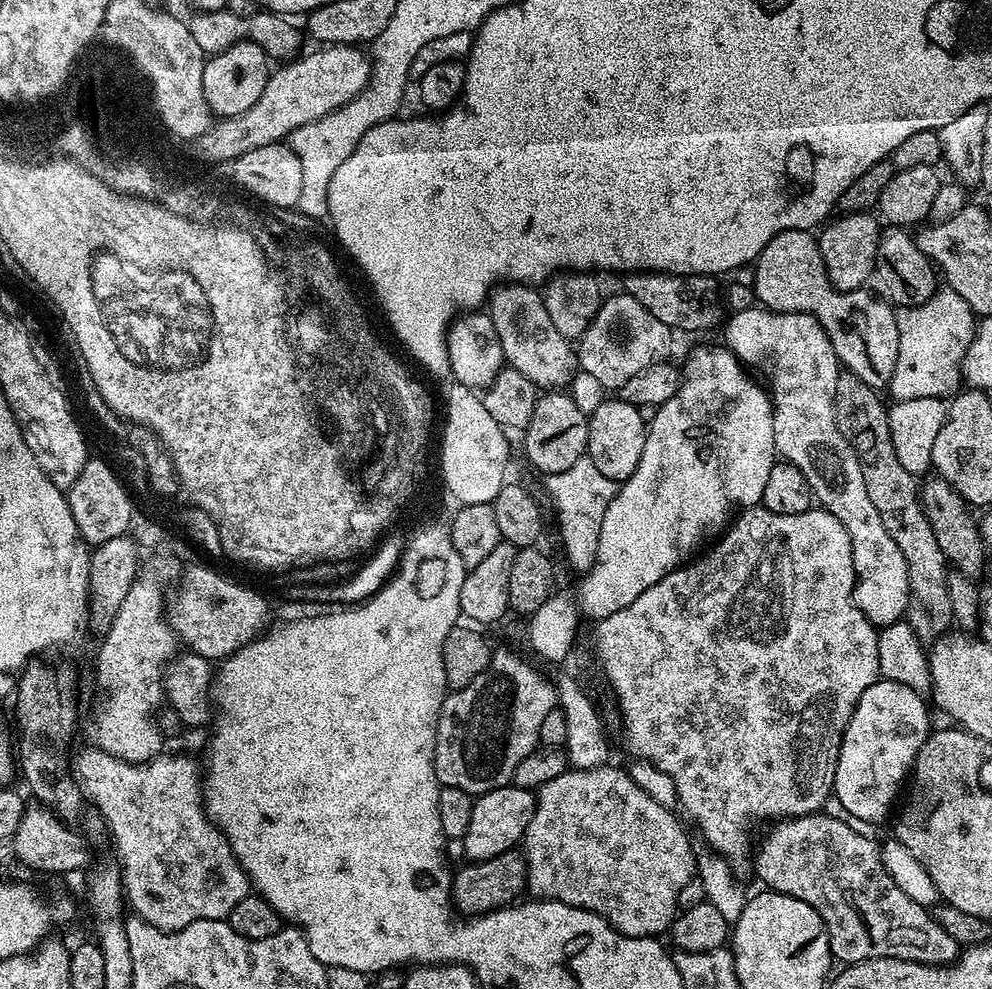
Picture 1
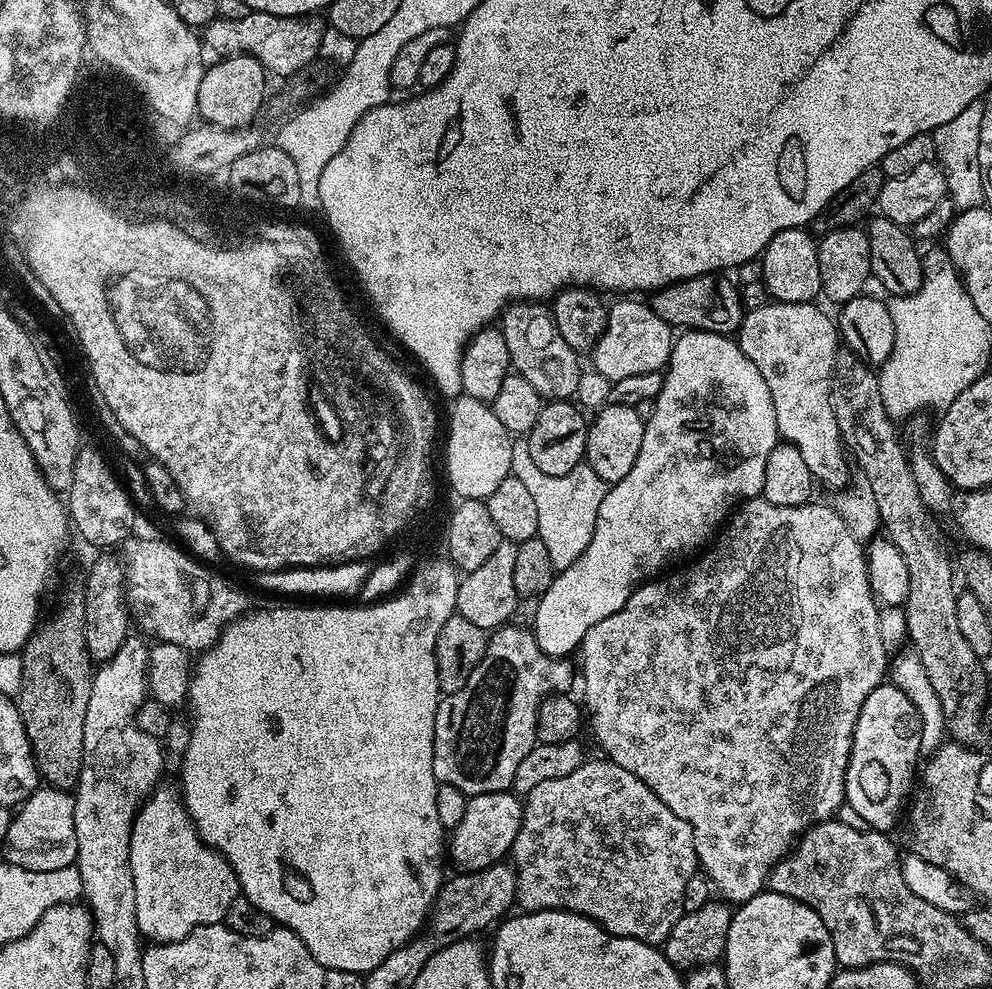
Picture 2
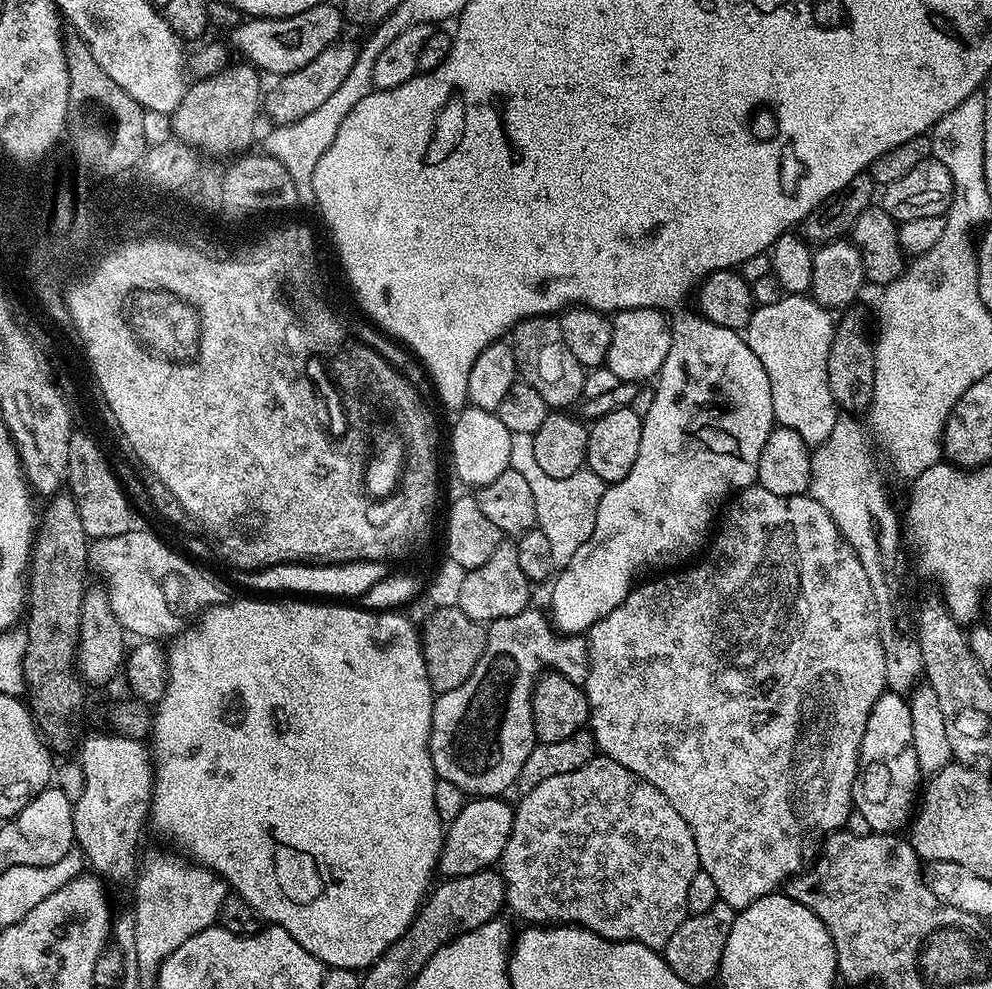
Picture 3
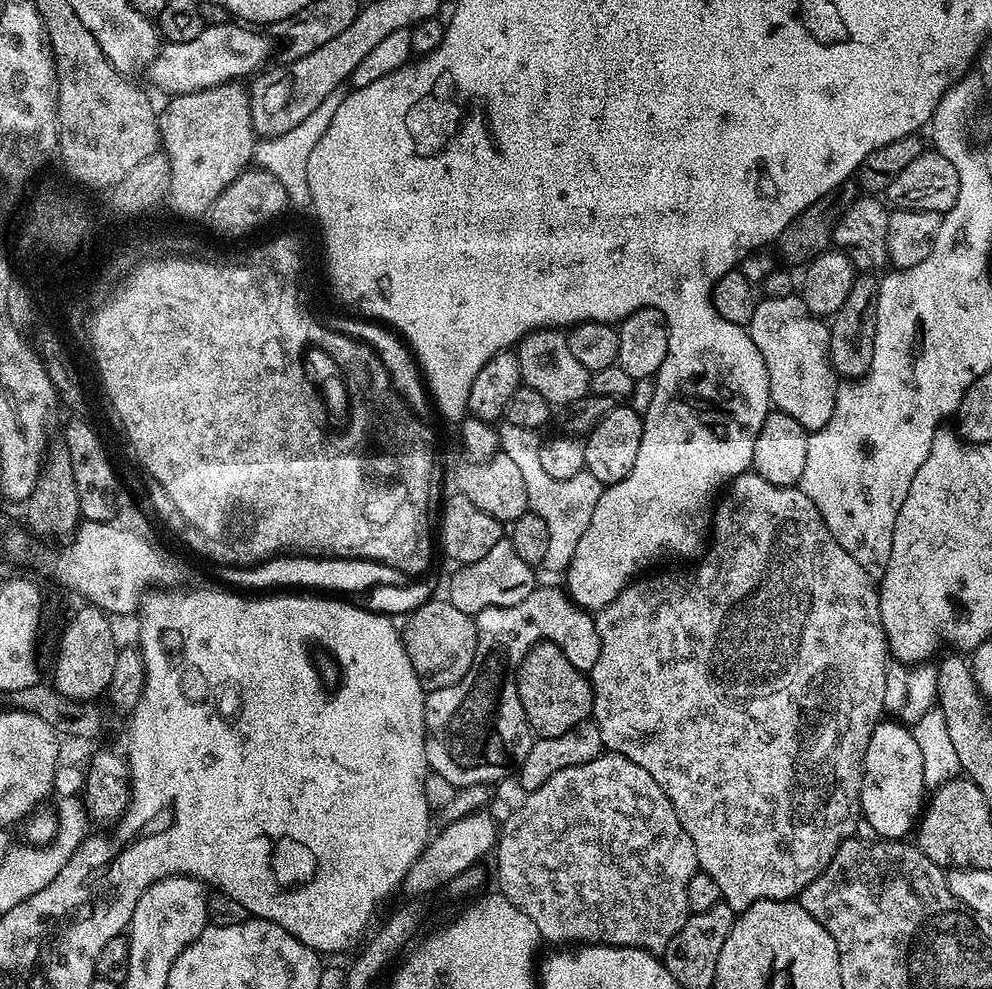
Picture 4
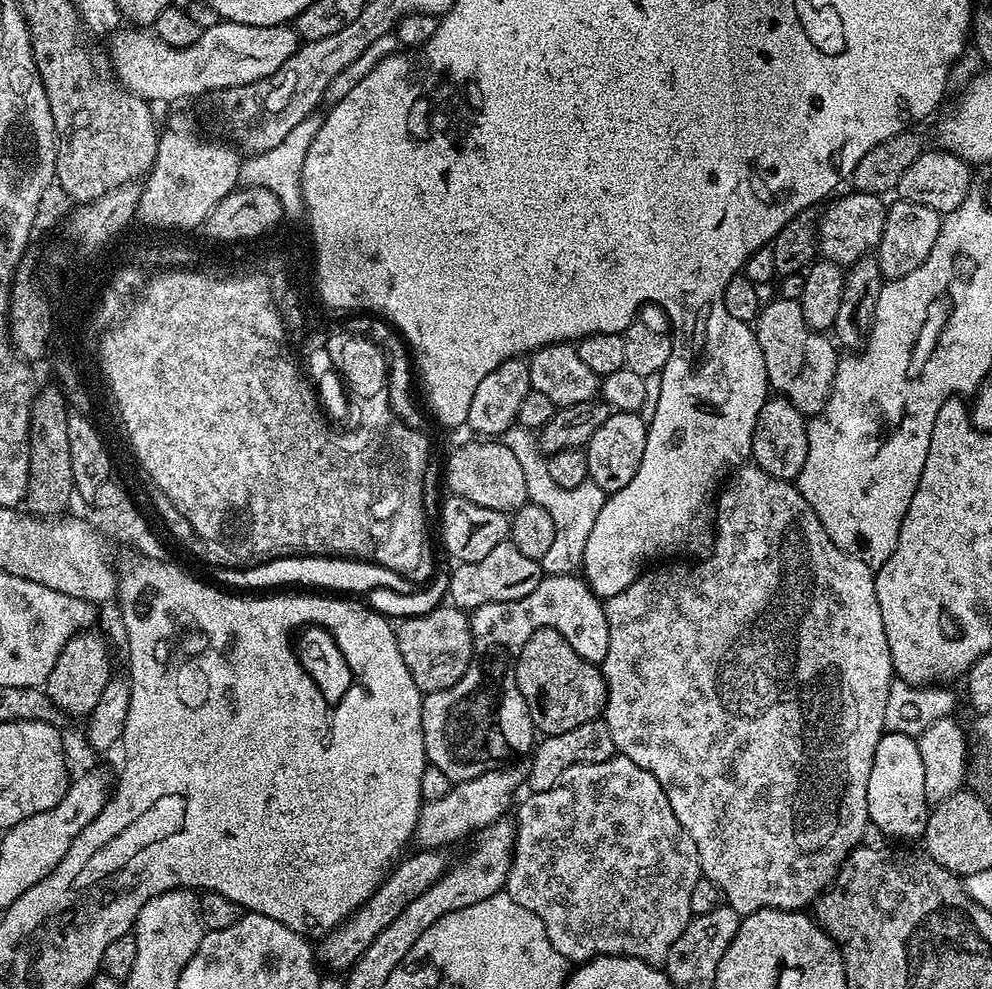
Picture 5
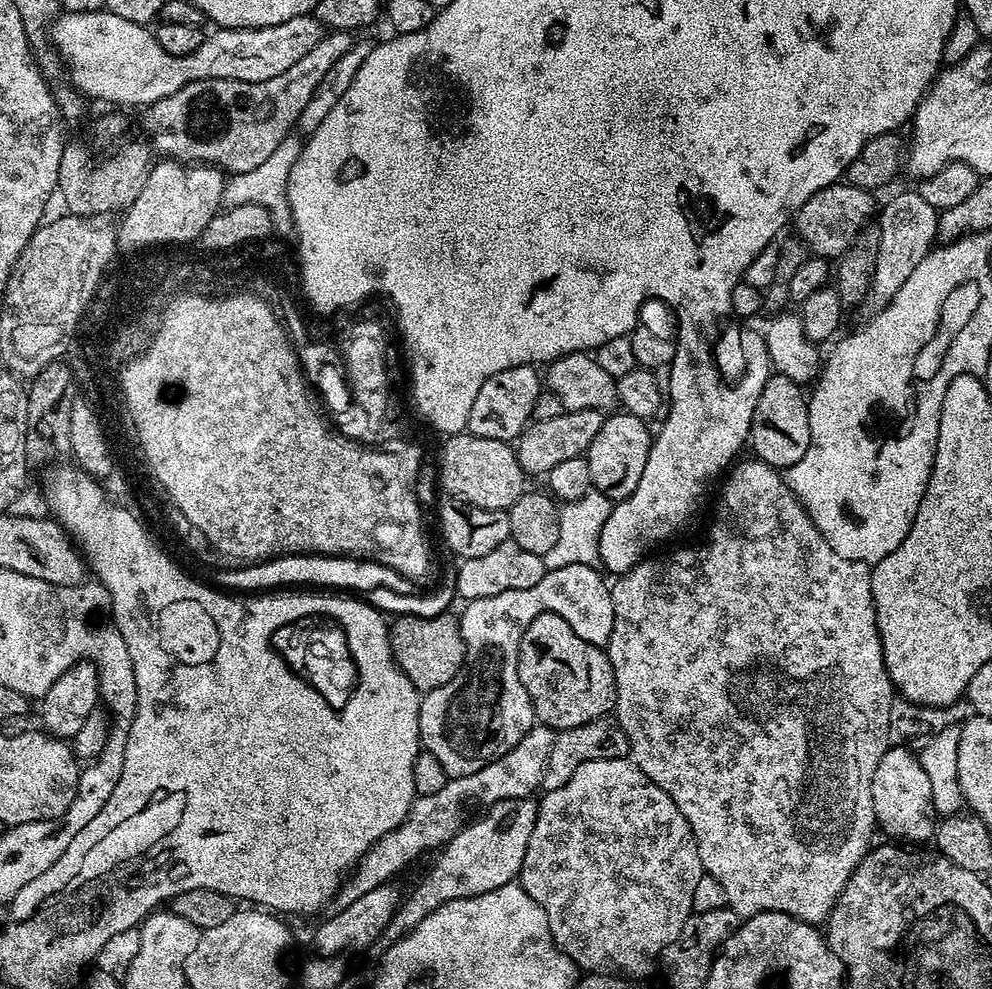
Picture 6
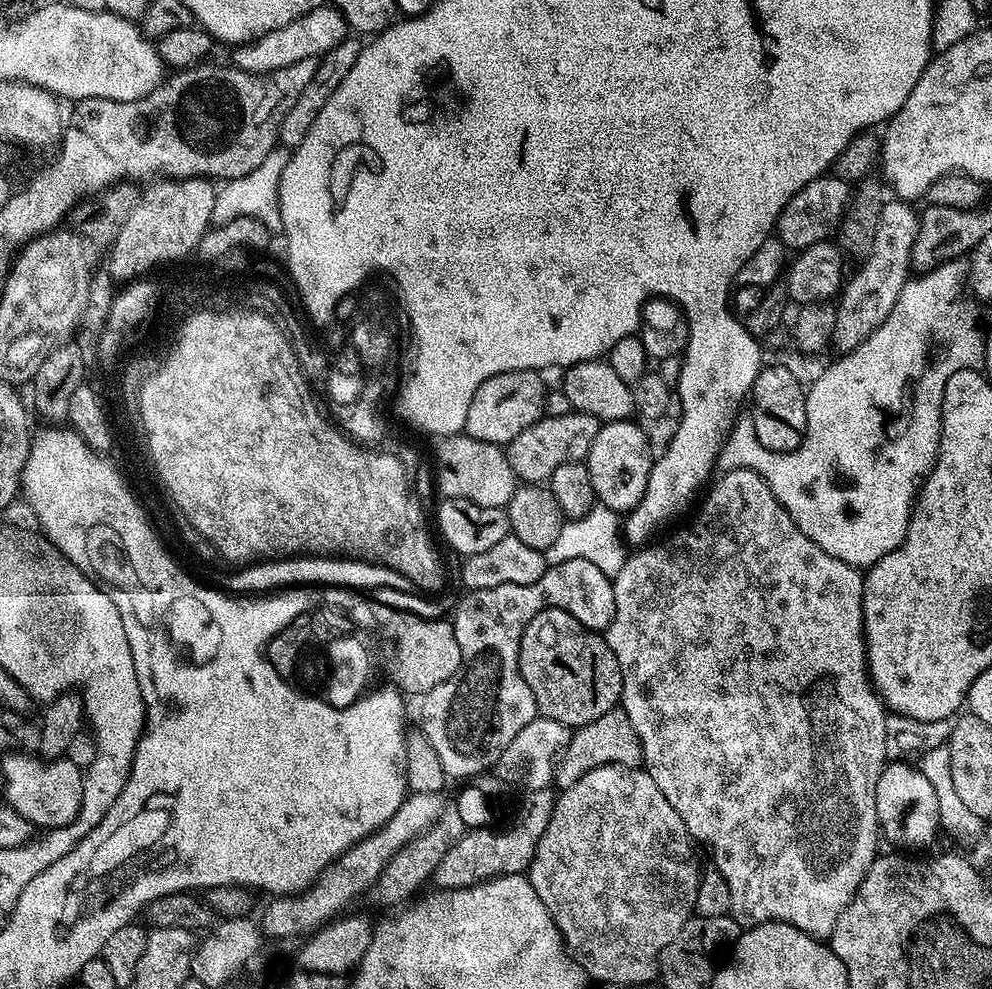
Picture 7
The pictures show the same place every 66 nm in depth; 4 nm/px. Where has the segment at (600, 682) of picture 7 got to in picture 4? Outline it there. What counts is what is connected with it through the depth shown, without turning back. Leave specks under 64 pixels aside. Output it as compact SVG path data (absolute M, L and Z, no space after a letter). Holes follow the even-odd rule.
M541 640L518 669L516 685L522 698L522 710L537 737L566 734L566 730L591 717L591 679L579 667L576 669L568 656L571 655L551 640Z

